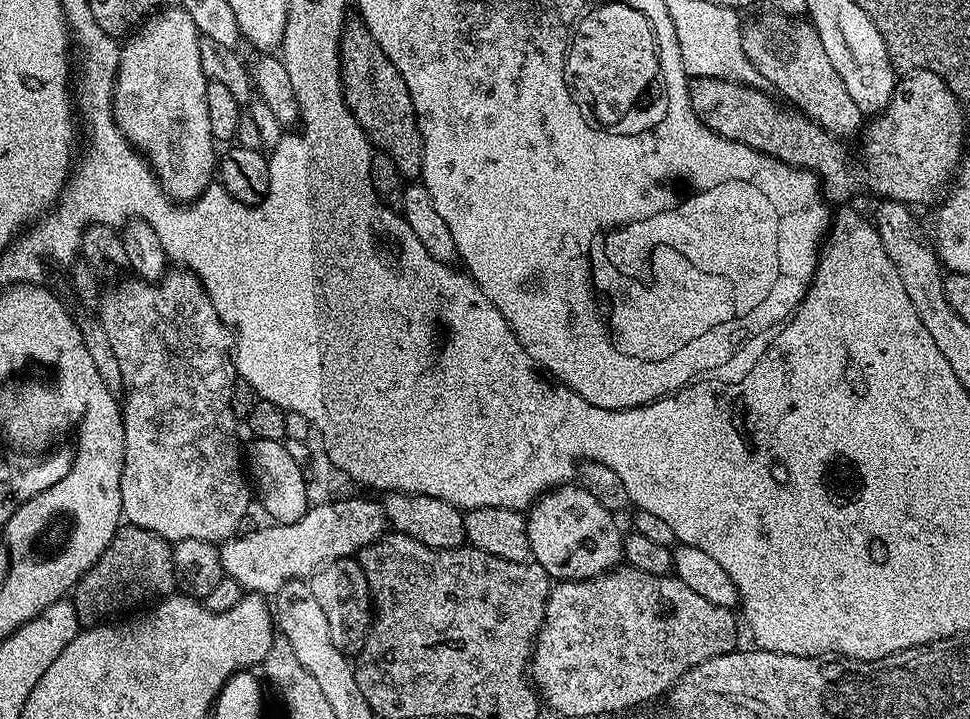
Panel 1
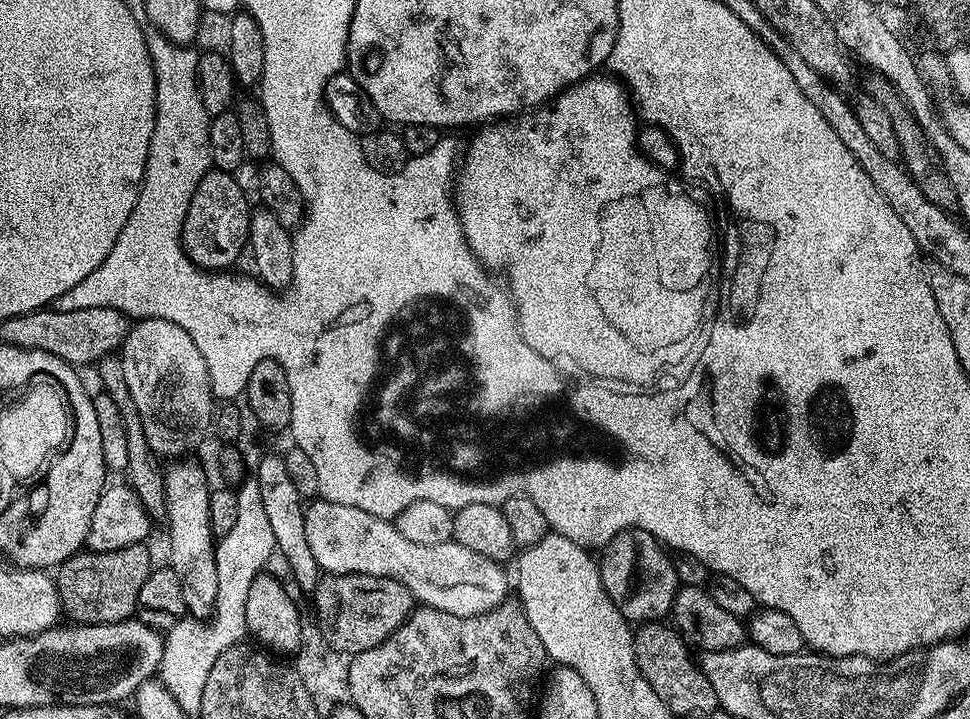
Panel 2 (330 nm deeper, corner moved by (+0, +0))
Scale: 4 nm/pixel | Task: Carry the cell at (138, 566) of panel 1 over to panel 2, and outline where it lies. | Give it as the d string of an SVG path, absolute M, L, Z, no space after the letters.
M135 544L126 546L120 550L108 552L79 552L71 556L63 564L59 565L56 570L55 583L60 596L60 604L63 613L70 616L75 623L90 624L93 626L107 626L116 624L118 621L131 619L134 610L139 607L141 588L146 578L149 577L153 569L154 562L147 549L148 546Z

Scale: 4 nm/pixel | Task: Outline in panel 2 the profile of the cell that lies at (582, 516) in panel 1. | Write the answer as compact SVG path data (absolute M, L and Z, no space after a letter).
M641 528L618 533L603 549L598 560L602 586L606 586L606 594L610 594L614 606L628 621L660 622L671 613L681 582L676 577L673 557L667 554L665 545Z

